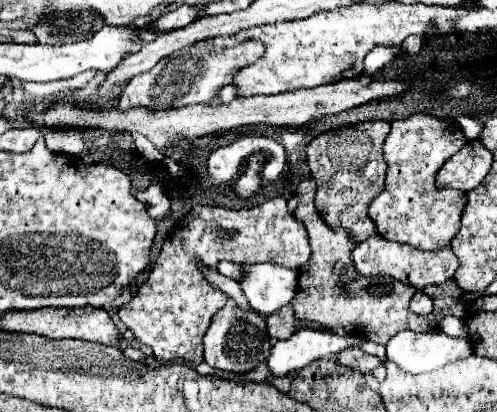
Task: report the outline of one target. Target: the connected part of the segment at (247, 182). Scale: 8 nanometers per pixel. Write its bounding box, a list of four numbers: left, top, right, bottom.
[233,157,261,199]

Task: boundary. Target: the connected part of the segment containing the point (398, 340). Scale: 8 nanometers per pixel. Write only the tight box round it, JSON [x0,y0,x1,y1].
[387,331,473,373]

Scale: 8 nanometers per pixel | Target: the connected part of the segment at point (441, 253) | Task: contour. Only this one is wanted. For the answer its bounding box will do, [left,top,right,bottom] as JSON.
[351,235,459,289]

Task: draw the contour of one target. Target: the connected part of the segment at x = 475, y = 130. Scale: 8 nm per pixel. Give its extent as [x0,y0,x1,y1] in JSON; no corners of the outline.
[457,115,481,141]

